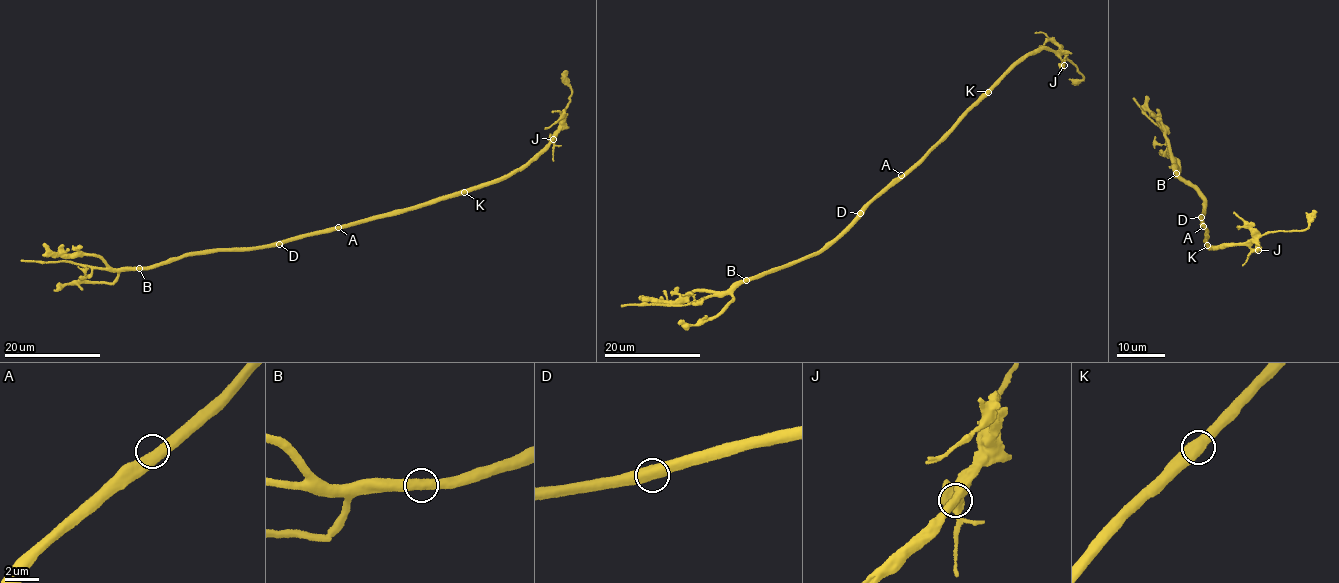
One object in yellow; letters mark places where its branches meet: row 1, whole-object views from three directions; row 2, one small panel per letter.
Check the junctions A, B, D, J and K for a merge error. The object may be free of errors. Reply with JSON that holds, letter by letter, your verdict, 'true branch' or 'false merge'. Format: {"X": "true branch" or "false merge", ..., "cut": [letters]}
{"A": "true branch", "B": "true branch", "D": "true branch", "J": "true branch", "K": "true branch", "cut": []}

